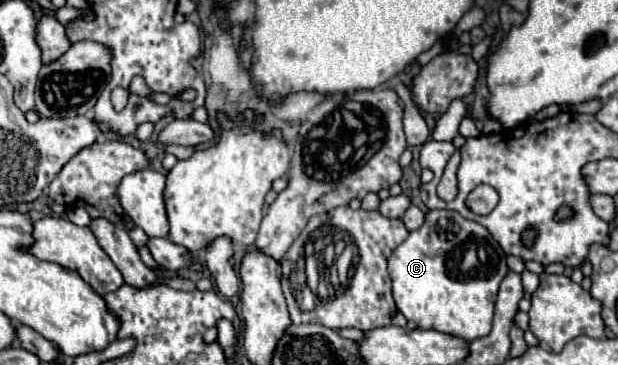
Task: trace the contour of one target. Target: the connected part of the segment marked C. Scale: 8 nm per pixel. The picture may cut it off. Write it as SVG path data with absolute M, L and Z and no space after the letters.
M429 209L425 213L425 223L411 231L409 237L391 253L387 266L393 281L393 299L407 321L417 323L421 329L435 329L463 341L489 335L497 291L507 275L507 263L505 255L497 253L497 257L487 257L487 263L483 263L483 273L447 273L445 263L449 253L465 245L469 239L487 239L489 247L495 251L491 235L479 223L465 221L457 211Z

